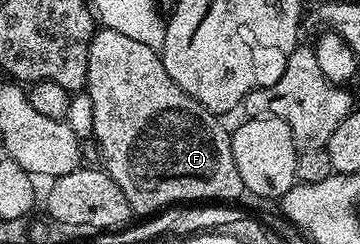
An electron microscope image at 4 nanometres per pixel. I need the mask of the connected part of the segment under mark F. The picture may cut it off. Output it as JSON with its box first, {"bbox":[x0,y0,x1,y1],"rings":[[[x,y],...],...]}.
{"bbox":[85,29,245,217],"rings":[[[101,29],[96,32],[95,41],[90,43],[87,53],[87,81],[85,87],[91,99],[94,111],[93,135],[97,142],[97,150],[100,152],[100,162],[103,169],[123,189],[127,201],[132,205],[134,212],[141,217],[149,217],[154,213],[162,212],[165,208],[174,205],[193,205],[198,201],[233,201],[243,195],[245,186],[239,177],[239,169],[235,169],[235,157],[231,153],[231,135],[220,118],[208,111],[199,101],[195,101],[167,73],[160,54],[154,48],[142,45],[140,41],[134,41],[123,33],[115,33],[115,29]]]}

